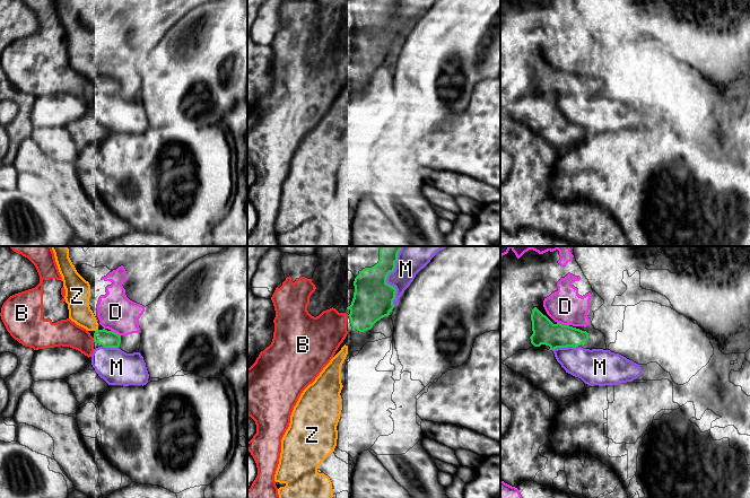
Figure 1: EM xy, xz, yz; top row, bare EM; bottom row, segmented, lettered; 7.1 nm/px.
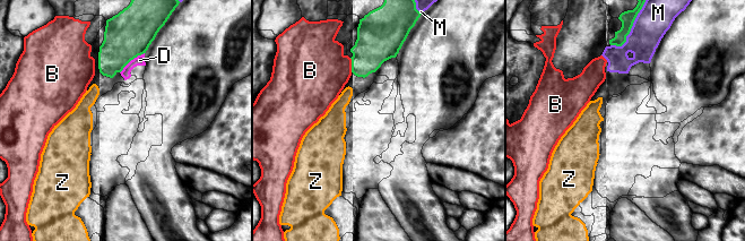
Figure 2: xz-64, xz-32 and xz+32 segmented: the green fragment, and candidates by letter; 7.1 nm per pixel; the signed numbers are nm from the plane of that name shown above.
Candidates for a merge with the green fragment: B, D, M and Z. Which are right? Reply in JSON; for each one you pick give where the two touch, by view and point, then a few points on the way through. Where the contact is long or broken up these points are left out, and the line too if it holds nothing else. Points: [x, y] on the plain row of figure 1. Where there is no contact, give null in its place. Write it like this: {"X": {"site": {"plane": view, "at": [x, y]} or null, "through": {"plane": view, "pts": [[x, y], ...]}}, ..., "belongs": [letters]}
{"B": {"site": {"plane": "xy", "at": [94, 87]}}, "belongs": ["B"]}

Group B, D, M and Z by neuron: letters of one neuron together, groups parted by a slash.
B / D Z / M

